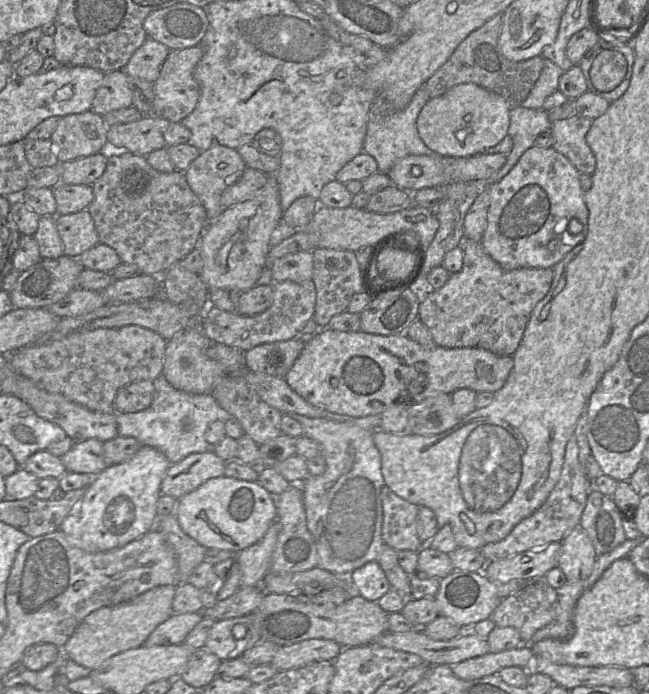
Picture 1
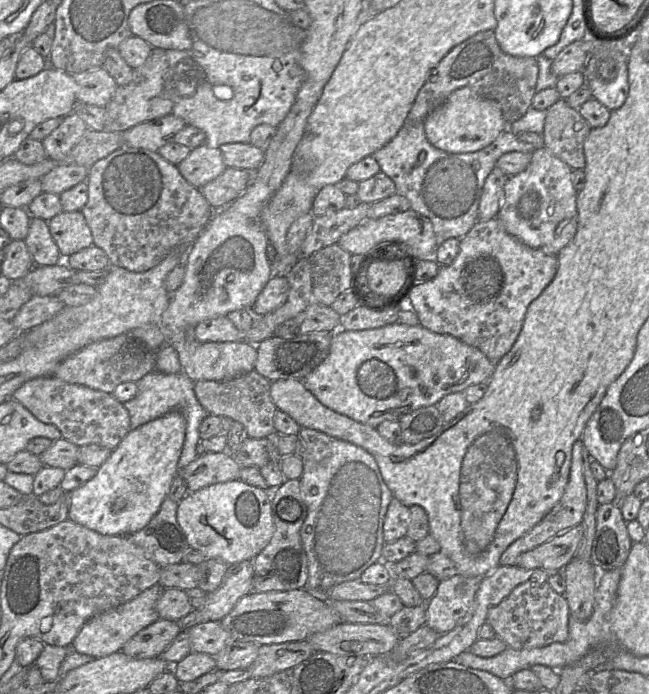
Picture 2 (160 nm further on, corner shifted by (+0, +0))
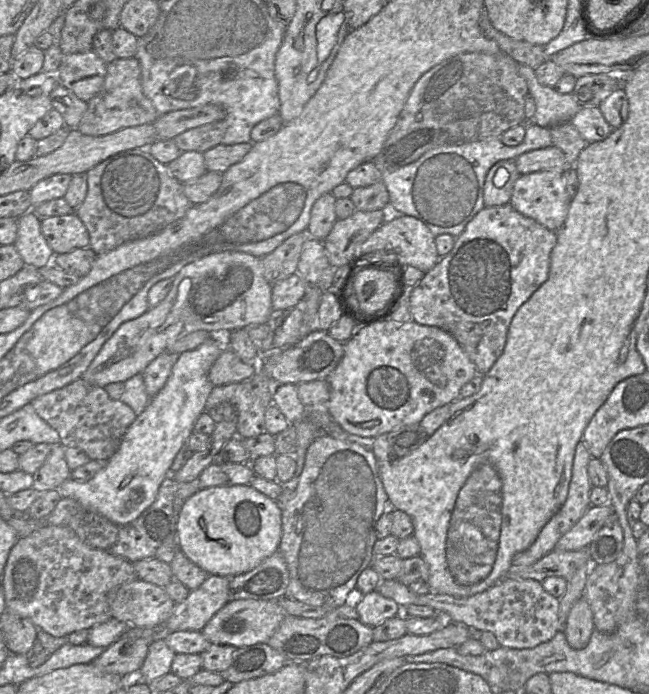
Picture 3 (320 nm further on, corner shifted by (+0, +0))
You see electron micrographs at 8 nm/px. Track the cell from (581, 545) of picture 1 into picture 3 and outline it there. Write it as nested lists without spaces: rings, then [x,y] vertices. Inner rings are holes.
[[[581,597],[569,611],[563,628],[569,646],[577,650],[585,648],[594,629],[592,611],[585,598]]]

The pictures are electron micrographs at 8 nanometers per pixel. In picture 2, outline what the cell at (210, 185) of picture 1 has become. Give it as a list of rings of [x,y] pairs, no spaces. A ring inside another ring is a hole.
[[[206,145],[191,149],[177,168],[182,177],[193,187],[201,188],[221,175],[227,168],[219,148]]]

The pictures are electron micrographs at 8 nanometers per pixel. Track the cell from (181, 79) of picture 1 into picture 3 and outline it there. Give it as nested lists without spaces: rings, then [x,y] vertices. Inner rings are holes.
[[[116,58],[106,66],[106,75],[101,90],[87,102],[87,110],[77,130],[89,136],[104,136],[124,128],[154,123],[159,114],[151,100],[143,93],[141,67],[133,58]]]

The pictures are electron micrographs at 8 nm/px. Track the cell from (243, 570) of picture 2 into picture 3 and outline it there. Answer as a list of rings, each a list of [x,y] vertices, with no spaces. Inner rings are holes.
[[[208,576],[185,600],[176,603],[164,624],[170,632],[201,631],[207,622],[228,603],[231,577]]]

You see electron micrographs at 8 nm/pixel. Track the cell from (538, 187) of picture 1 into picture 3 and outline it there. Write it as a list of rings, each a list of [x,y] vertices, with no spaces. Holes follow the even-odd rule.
[[[544,170],[520,175],[514,184],[509,204],[549,230],[558,231],[566,220],[571,199],[563,171]]]

